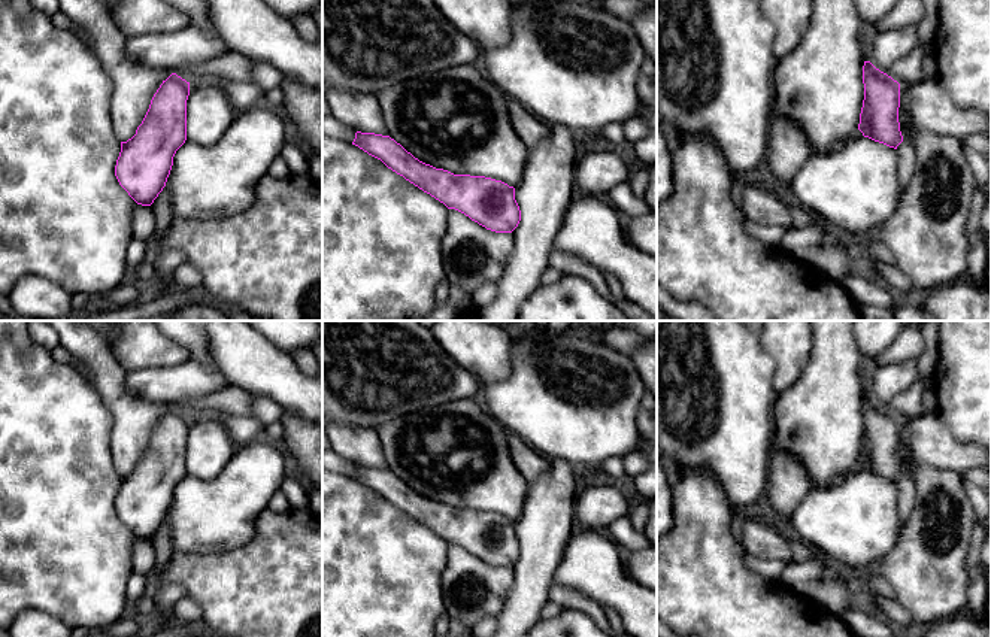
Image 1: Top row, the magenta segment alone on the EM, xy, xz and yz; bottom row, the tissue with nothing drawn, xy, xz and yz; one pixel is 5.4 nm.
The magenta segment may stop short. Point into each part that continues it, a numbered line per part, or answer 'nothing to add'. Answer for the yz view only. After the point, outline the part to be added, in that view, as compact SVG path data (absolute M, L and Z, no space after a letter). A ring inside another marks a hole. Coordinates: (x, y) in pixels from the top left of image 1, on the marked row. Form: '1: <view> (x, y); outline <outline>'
nothing to add

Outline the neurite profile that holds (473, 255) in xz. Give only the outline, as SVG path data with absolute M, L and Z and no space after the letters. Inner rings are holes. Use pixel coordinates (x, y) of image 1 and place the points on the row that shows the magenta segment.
M449 209L442 255L449 286L473 295L484 283L497 283L513 252L512 233L496 233Z

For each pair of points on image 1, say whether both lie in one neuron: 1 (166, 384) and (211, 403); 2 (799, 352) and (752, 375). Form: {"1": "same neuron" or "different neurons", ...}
{"1": "different neurons", "2": "different neurons"}

